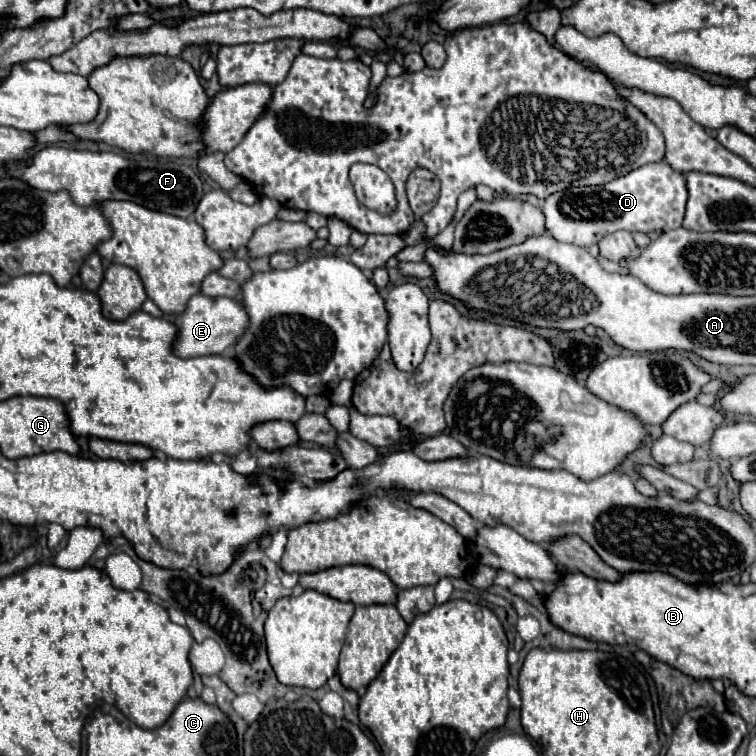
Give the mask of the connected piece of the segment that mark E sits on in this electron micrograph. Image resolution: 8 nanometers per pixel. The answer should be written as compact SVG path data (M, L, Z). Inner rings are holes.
M196 294L190 298L184 314L180 314L174 324L178 326L178 338L174 342L174 352L178 356L194 358L194 356L225 355L244 336L246 328L250 326L250 316L242 300Z

